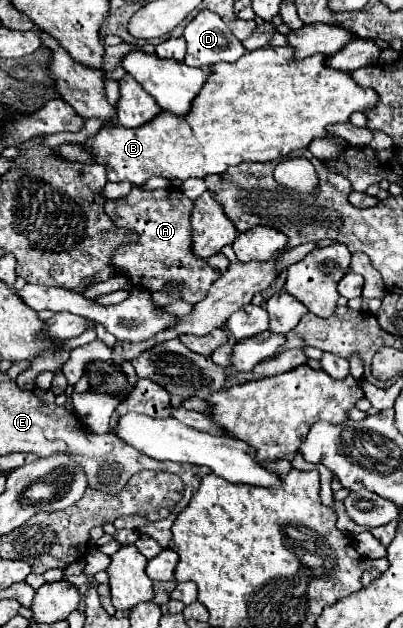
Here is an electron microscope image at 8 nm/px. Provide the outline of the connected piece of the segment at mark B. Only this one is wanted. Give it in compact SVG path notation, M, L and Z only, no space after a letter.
M259 48L245 52L233 64L219 62L209 68L211 76L191 102L191 112L187 112L187 116L171 116L171 112L161 110L151 124L139 128L123 128L121 124L103 126L85 142L85 148L97 164L105 166L107 182L127 180L133 186L145 184L151 176L163 176L167 180L205 178L207 174L221 174L229 166L241 162L271 162L283 158L297 148L307 148L313 138L325 136L327 124L347 122L353 112L363 112L379 100L373 90L357 86L347 72L327 68L325 60L327 56L295 60L293 48Z

